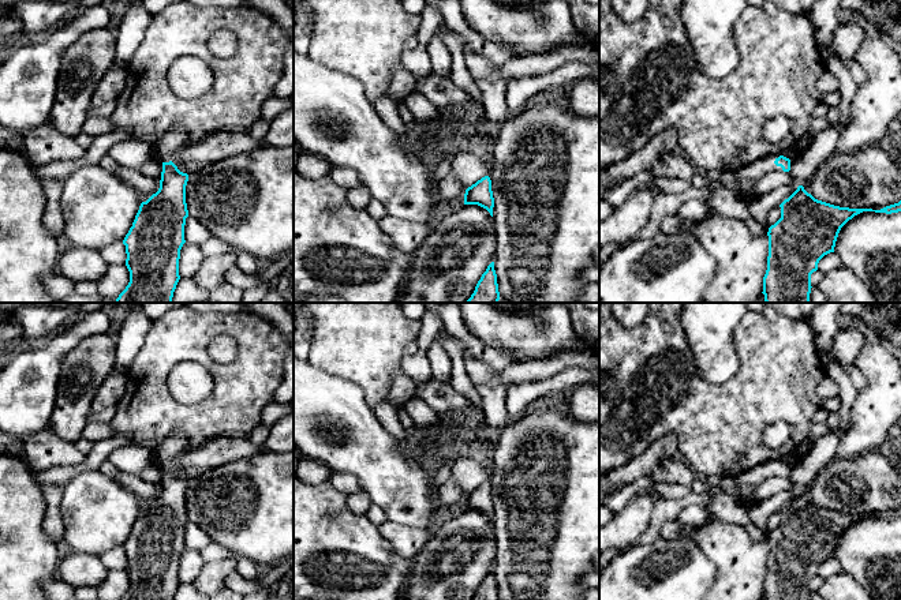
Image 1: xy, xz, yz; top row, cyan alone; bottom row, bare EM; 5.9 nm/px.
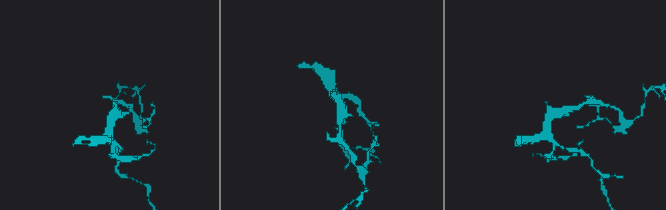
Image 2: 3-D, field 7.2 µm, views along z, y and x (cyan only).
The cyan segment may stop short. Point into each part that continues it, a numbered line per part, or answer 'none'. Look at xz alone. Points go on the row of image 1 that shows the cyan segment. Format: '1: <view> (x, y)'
none

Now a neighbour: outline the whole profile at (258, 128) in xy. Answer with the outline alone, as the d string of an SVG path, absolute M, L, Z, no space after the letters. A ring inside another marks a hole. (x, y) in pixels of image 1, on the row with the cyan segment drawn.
M258 119L257 121L254 121L250 128L248 132L254 136L254 138L261 138L263 139L263 136L268 134L269 131L269 125L270 121L265 120L265 119Z

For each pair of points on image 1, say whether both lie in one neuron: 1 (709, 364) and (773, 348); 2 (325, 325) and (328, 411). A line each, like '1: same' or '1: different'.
1: different
2: different

